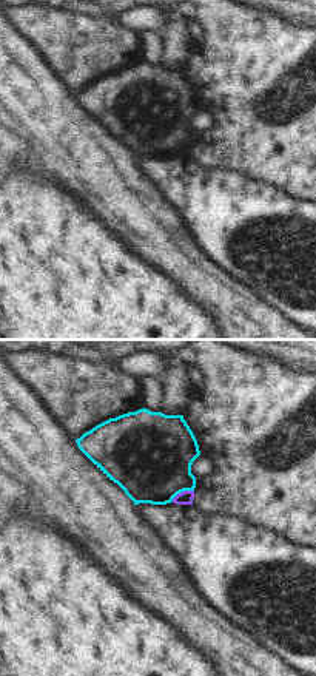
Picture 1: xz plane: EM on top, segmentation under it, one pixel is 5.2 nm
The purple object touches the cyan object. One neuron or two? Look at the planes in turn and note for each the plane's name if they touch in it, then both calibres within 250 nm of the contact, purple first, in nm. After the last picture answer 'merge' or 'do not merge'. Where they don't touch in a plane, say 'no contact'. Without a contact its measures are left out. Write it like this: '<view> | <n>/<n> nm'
xz | 70/440 nm

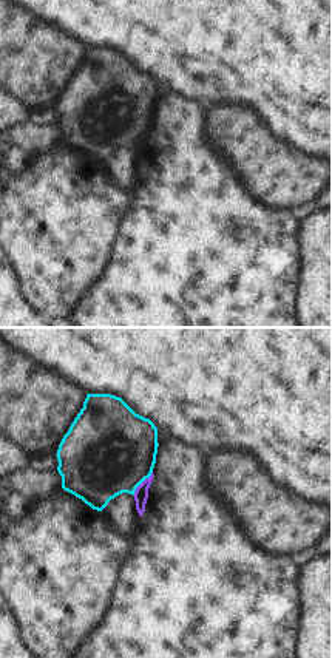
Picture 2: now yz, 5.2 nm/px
yz | 80/480 nm

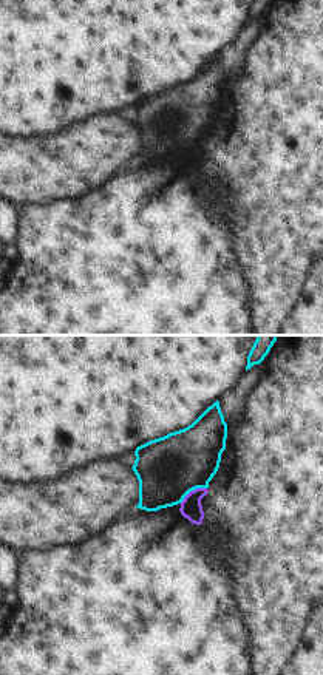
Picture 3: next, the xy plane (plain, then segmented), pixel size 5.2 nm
xy | 110/320 nm

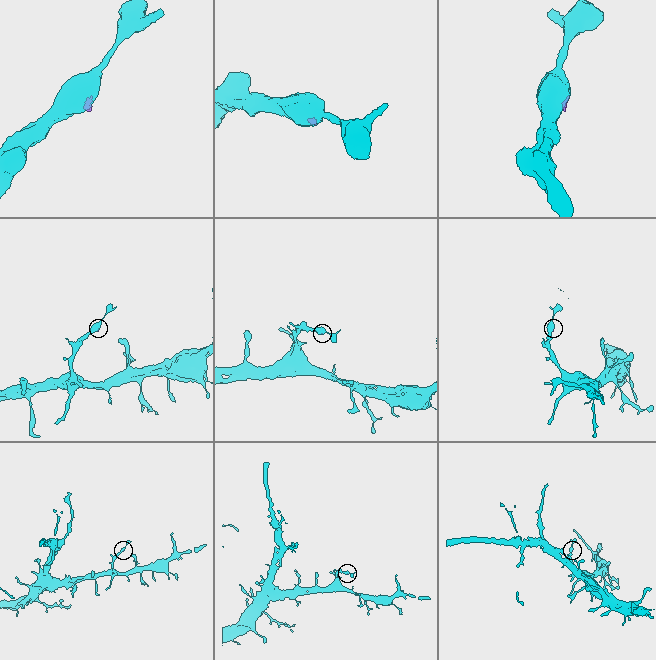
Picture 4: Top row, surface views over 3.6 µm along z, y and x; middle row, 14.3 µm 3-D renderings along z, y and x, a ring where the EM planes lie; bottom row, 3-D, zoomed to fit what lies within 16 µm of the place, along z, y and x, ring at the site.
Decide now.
merge

